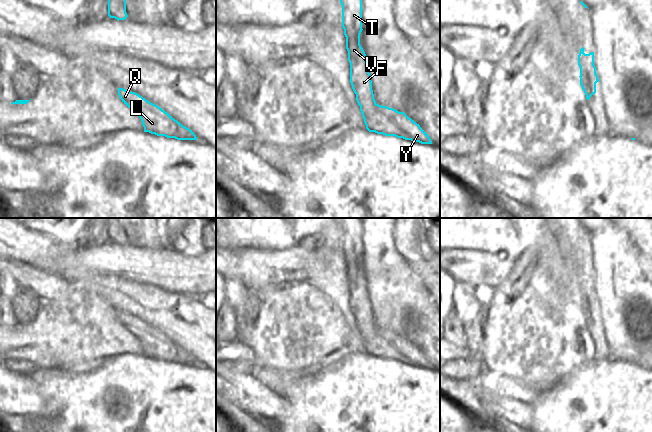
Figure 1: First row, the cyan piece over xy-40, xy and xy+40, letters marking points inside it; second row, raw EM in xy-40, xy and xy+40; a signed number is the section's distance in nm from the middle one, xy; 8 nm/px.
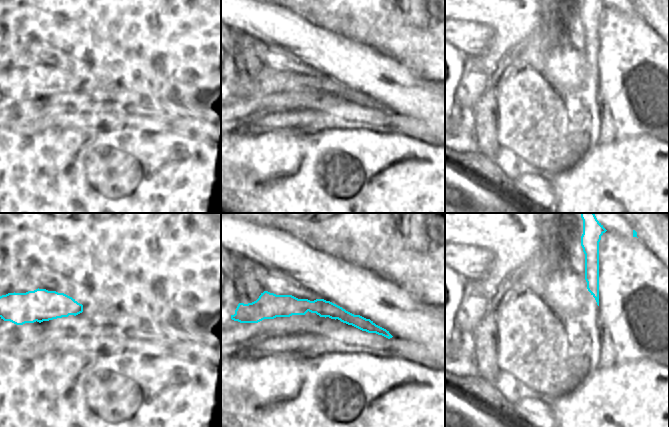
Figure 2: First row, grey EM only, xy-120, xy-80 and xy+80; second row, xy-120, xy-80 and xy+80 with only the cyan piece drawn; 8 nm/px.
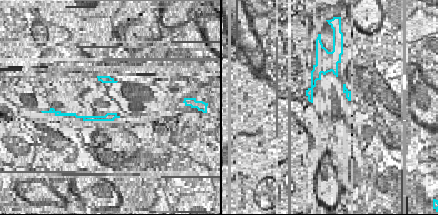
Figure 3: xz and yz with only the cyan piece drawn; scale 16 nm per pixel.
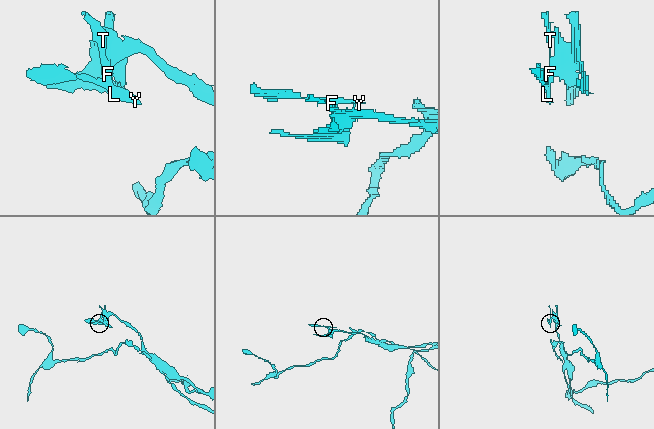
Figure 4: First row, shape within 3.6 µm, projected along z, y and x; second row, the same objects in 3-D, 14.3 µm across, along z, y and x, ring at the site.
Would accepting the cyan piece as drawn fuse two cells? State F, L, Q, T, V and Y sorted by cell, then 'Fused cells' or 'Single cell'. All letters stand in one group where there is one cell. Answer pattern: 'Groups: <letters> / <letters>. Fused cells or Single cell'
Groups: F T V / L Q Y. Fused cells

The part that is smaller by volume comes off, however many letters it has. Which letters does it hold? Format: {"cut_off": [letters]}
{"cut_off": ["L", "Q", "Y"]}

